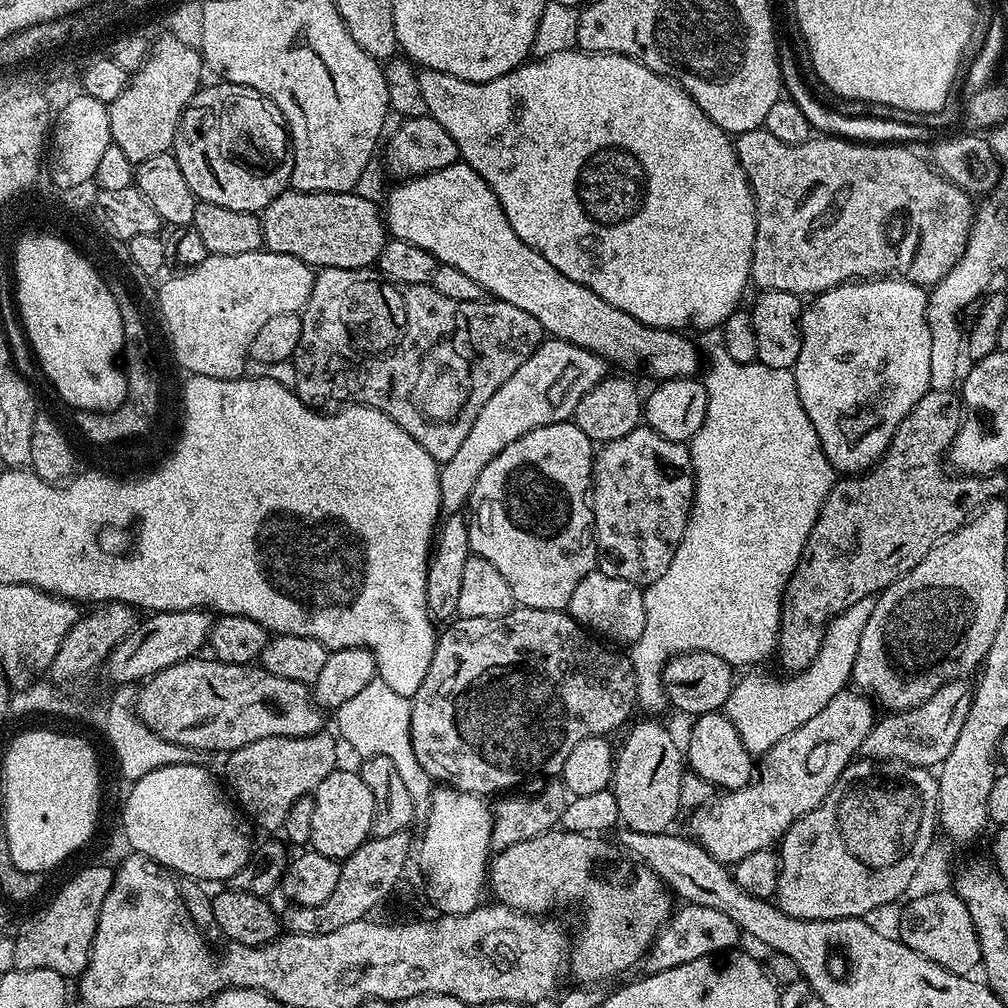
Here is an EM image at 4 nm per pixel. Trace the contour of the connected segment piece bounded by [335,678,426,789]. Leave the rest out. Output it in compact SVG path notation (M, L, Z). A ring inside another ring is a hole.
M379 678L372 680L361 693L343 704L336 710L337 733L358 754L361 759L374 756L388 757L394 762L398 774L408 788L415 789L416 782L424 782L425 771L414 756L412 731L410 730L410 714L412 713L411 699L390 689Z

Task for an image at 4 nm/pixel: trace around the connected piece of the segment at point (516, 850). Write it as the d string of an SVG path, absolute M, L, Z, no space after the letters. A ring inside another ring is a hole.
M553 830L544 832L540 836L534 838L526 838L526 842L514 842L510 846L499 849L491 857L490 860L490 888L492 884L492 892L497 901L507 906L507 908L516 908L520 912L527 912L529 914L548 914L551 908L564 908L567 904L580 904L580 908L584 911L584 925L580 928L580 933L575 933L574 939L570 944L570 976L571 979L576 979L584 986L596 986L602 981L599 980L612 980L615 976L620 976L623 972L628 972L632 967L639 965L643 961L648 952L648 948L654 943L655 938L659 935L663 926L668 923L674 913L673 893L670 891L664 881L657 878L657 876L650 871L639 860L627 855L619 843L613 842L612 844L603 835L587 836L586 834L574 834L573 832L565 832L563 830Z

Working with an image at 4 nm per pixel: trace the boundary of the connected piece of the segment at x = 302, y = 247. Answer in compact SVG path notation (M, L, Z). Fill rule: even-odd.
M286 190L262 213L264 248L290 254L313 269L367 268L375 265L386 243L382 208L351 192L294 192Z

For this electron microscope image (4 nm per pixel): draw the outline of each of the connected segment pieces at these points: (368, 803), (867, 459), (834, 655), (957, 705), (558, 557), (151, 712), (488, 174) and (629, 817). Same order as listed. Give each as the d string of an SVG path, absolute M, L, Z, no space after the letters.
M337 770L326 774L326 778L322 778L322 782L316 787L312 801L314 819L310 821L311 851L343 862L372 836L374 794L370 794L370 786L362 782L359 771Z
M869 278L847 284L839 284L830 290L813 295L807 301L800 314L800 333L802 334L802 350L798 354L798 362L794 369L798 398L802 402L802 410L806 410L806 418L814 426L818 434L818 442L822 442L822 450L832 463L833 469L840 474L863 474L884 455L894 438L894 430L914 410L915 404L930 389L930 326L926 322L926 306L928 292L923 287L903 278Z
M871 596L854 602L845 612L832 617L824 630L822 646L808 668L801 672L785 675L785 680L776 676L744 676L733 685L730 698L724 707L725 715L742 746L750 754L769 752L775 744L782 742L786 734L798 730L802 722L810 722L834 694L849 687L854 658L858 658L858 642L862 639L862 629L876 605Z
M967 679L954 680L942 686L926 702L905 712L888 712L881 715L872 725L870 734L866 734L866 742L862 742L859 750L861 757L877 762L895 762L909 764L915 768L935 769L954 750L954 742L958 742L958 734L966 722L966 714L970 714L973 685Z
M574 422L542 426L522 434L478 474L478 482L466 505L468 537L473 556L486 558L510 586L513 601L519 607L534 610L565 611L578 582L598 568L598 549L592 518L592 461L594 441Z
M215 658L200 659L166 666L139 685L136 713L154 734L187 748L227 754L262 738L302 738L325 727L325 713L309 685L294 682L294 678L278 678L259 663L223 664Z
M567 48L558 54L529 59L519 68L502 74L502 78L494 78L490 82L482 82L481 84L466 82L462 78L454 78L450 74L442 74L438 70L425 68L418 75L418 86L422 86L422 98L426 98L428 115L433 116L442 126L446 126L446 134L450 134L450 138L454 138L454 142L458 146L460 160L469 164L488 183L490 190L494 190L510 226L514 226L514 234L518 234L518 238L522 238L522 242L526 242L526 246L538 250L538 254L542 254L542 258L546 258L546 262L550 262L550 266L554 266L554 270L562 270L562 274L566 274L566 278L594 290L594 294L598 294L598 298L606 298L606 302L610 302L610 306L618 306L618 310L626 310L626 314L630 314L630 318L642 322L648 328L671 328L673 330L720 328L726 322L726 318L730 318L730 314L741 307L740 299L744 296L744 287L749 287L750 284L754 234L756 233L756 203L752 197L752 188L748 184L748 176L742 170L736 157L733 137L720 129L714 122L710 122L710 118L706 118L706 114L702 114L698 102L694 102L694 98L690 98L690 94L686 94L686 90L681 88L675 80L670 80L667 76L660 76L654 70L642 66L642 62L629 56L614 54L613 52L585 52L576 48Z
M644 719L648 720L641 724L633 723L627 729L628 737L621 748L619 745L614 756L610 787L614 798L618 798L618 814L625 829L642 834L658 834L669 831L676 815L682 812L680 787L686 764L682 759L681 745L680 748L676 745L675 738L656 721L659 719Z

